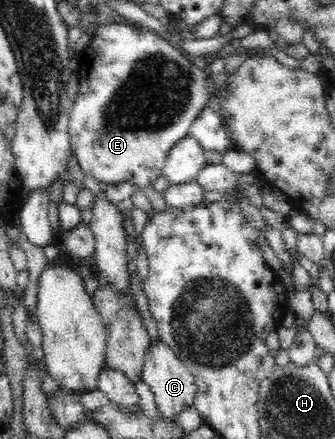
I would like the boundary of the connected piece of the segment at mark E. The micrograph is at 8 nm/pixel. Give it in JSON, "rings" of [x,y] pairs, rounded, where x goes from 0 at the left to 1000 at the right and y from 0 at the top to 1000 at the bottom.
{"rings":[[[364,52],[304,55],[287,62],[278,87],[269,91],[269,103],[230,123],[230,146],[227,164],[239,207],[206,253],[206,305],[212,346],[227,355],[242,390],[251,399],[281,403],[287,412],[310,419],[313,426],[328,419],[394,415],[412,428],[436,435],[469,403],[487,399],[487,380],[501,346],[546,312],[564,305],[567,287],[609,248],[612,235],[624,226],[621,194],[615,194],[624,187],[621,171],[573,146],[570,134],[507,87],[490,84],[463,71],[448,71],[445,64],[430,59],[373,57]]]}

